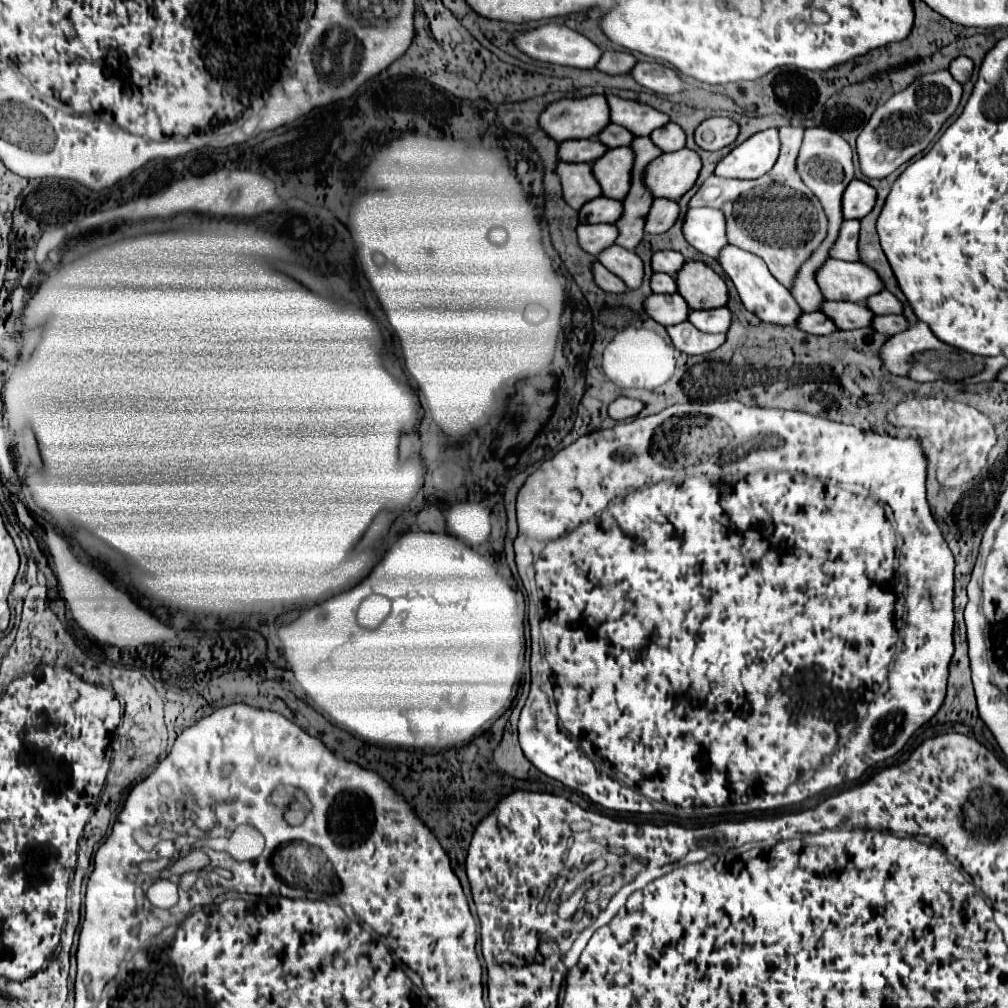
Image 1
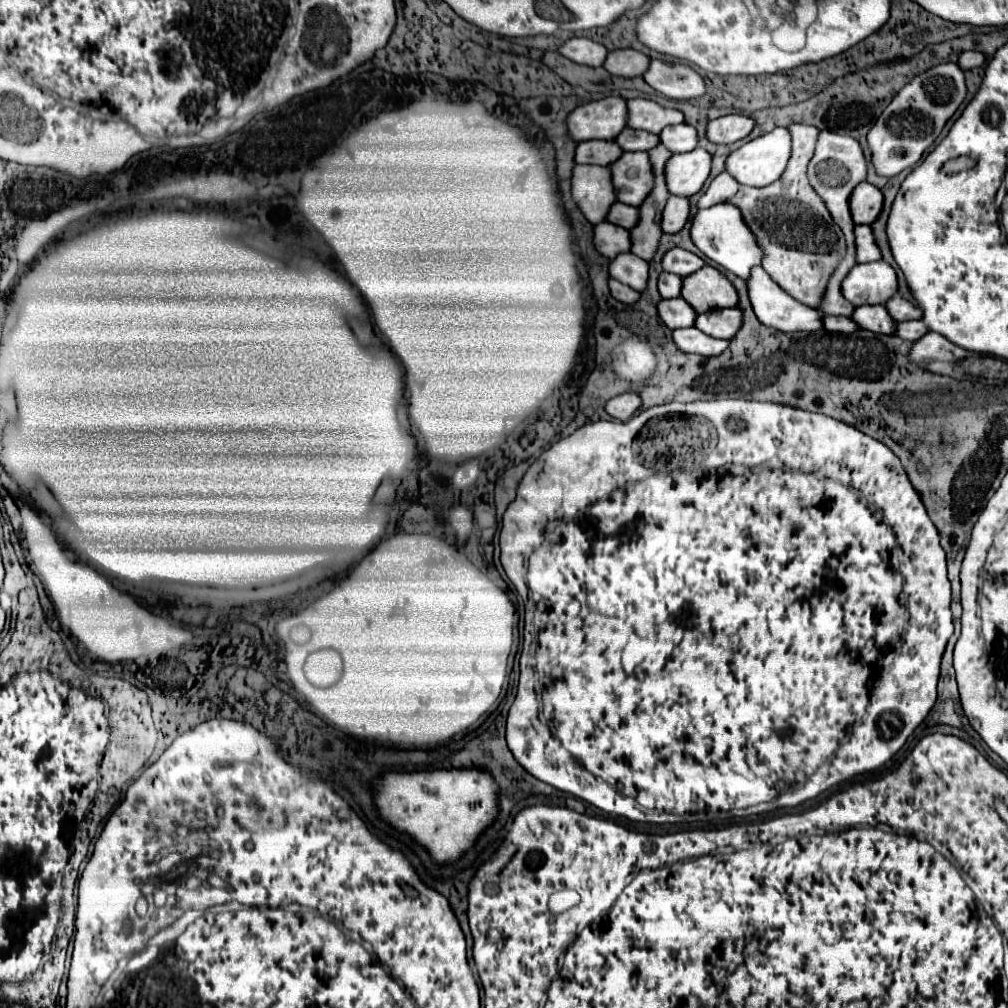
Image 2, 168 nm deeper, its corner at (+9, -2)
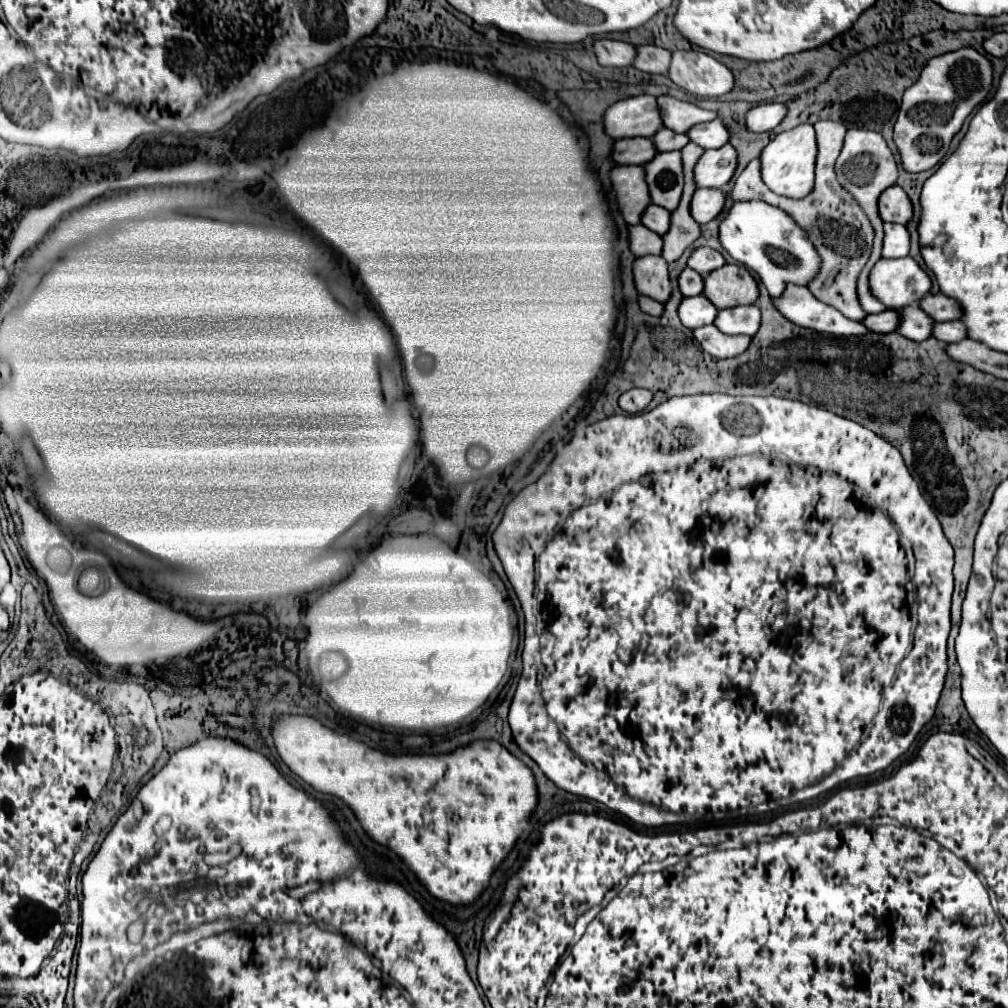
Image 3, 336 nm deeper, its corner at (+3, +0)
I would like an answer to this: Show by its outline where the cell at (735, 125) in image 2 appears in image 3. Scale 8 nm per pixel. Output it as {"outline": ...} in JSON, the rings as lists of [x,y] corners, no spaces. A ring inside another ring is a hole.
{"outline":[[[773,103],[773,105],[757,105],[753,109],[747,111],[745,115],[745,127],[753,133],[763,133],[763,131],[771,131],[775,129],[781,119],[785,117],[787,109],[785,105]]]}

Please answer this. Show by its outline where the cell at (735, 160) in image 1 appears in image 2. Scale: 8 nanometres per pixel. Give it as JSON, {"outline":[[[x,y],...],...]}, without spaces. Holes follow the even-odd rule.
{"outline":[[[777,127],[753,141],[745,143],[737,151],[733,151],[727,159],[727,171],[743,185],[767,187],[767,185],[779,181],[779,177],[783,175],[783,169],[787,167],[789,157],[791,157],[791,133],[787,127]]]}

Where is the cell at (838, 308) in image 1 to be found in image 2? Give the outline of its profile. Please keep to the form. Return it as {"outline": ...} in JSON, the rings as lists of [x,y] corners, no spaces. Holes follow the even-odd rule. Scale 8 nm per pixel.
{"outline":[[[885,305],[857,307],[853,313],[853,321],[857,321],[861,329],[867,329],[873,333],[885,333],[885,335],[895,333],[895,325],[897,325],[897,321],[889,315]]]}

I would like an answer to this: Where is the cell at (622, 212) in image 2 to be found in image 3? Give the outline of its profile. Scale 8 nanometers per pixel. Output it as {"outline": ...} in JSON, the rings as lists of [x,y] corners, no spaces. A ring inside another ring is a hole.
{"outline":[[[649,205],[643,211],[641,225],[645,225],[647,229],[663,235],[665,233],[665,227],[669,227],[669,211],[663,209],[663,207],[657,207],[657,205]]]}

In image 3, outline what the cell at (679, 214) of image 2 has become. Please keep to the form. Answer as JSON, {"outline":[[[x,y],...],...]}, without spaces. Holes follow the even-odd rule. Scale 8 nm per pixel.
{"outline":[[[699,189],[695,191],[691,205],[689,205],[689,213],[693,215],[693,221],[705,225],[707,221],[715,219],[725,203],[725,193],[719,189]]]}

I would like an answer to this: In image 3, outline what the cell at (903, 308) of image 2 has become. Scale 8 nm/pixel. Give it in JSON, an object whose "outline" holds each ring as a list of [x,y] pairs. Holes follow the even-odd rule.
{"outline":[[[941,293],[925,295],[917,305],[935,321],[953,321],[953,319],[959,319],[961,315],[961,309],[957,307],[957,303],[953,303],[953,299]]]}

